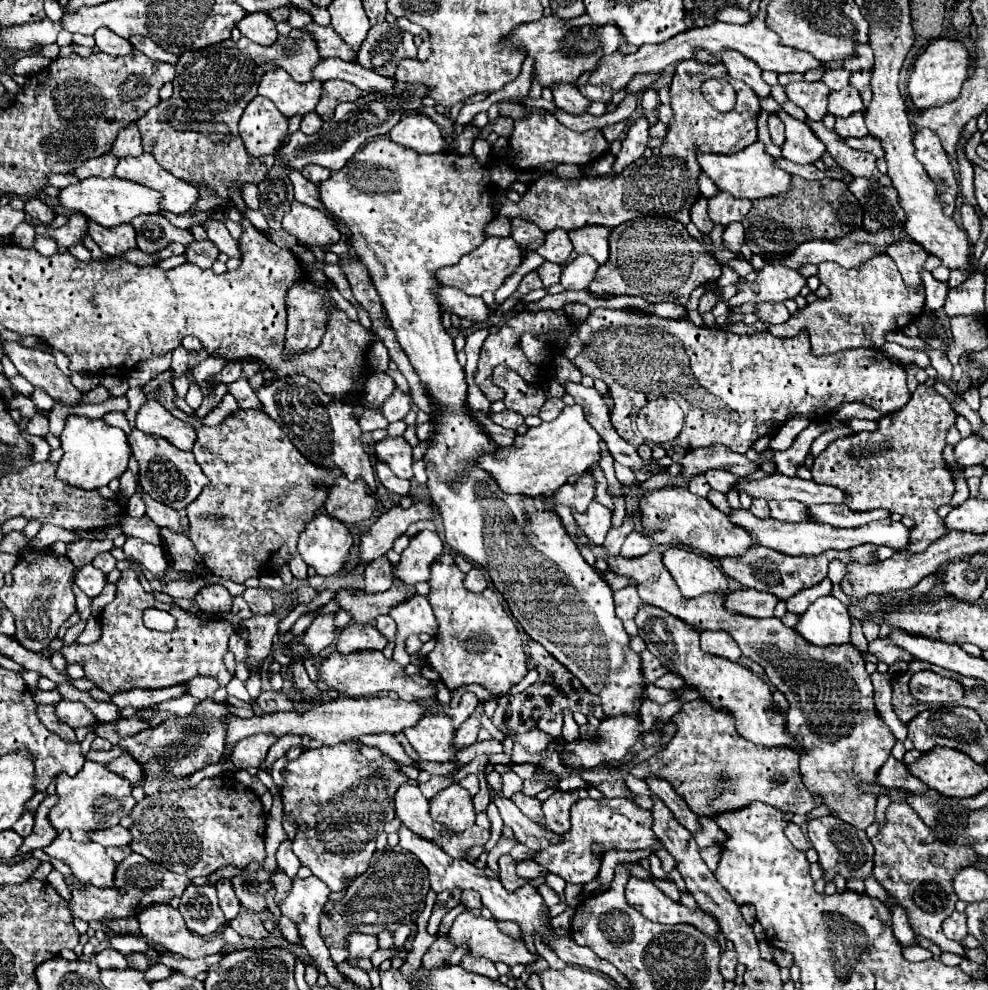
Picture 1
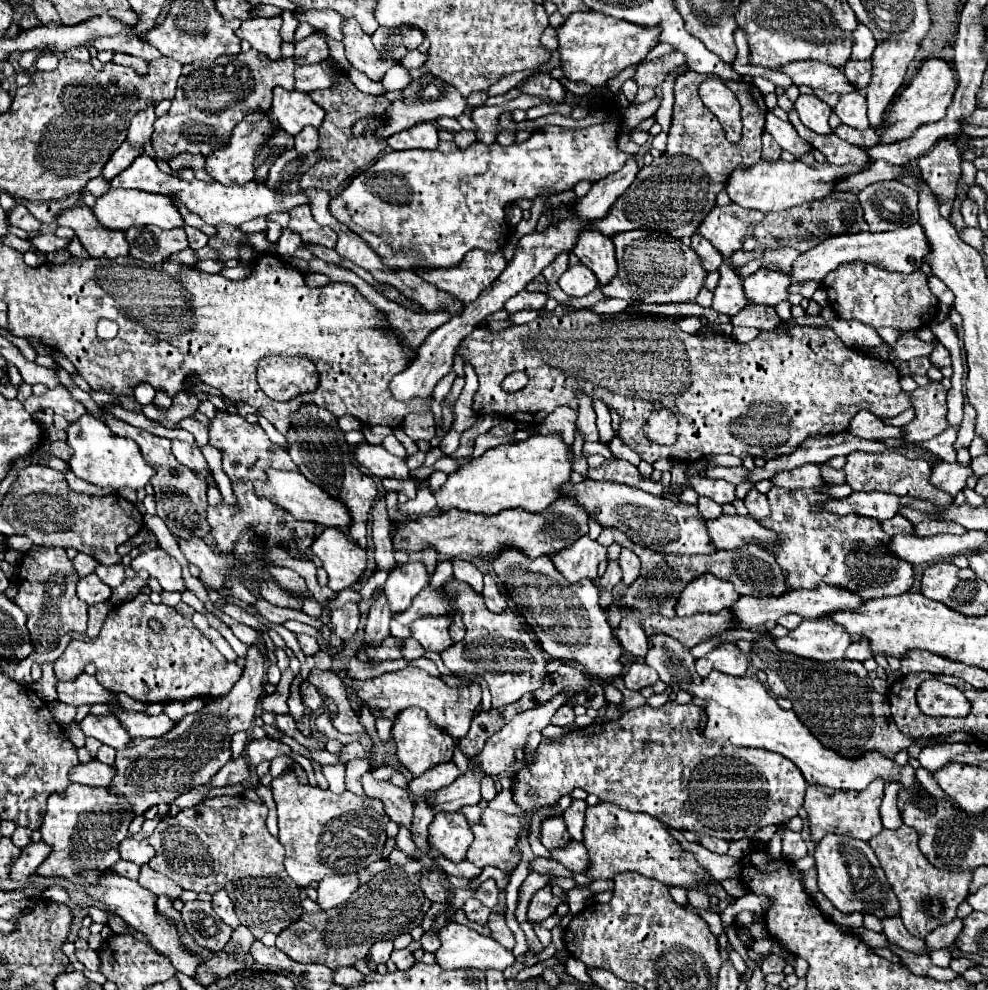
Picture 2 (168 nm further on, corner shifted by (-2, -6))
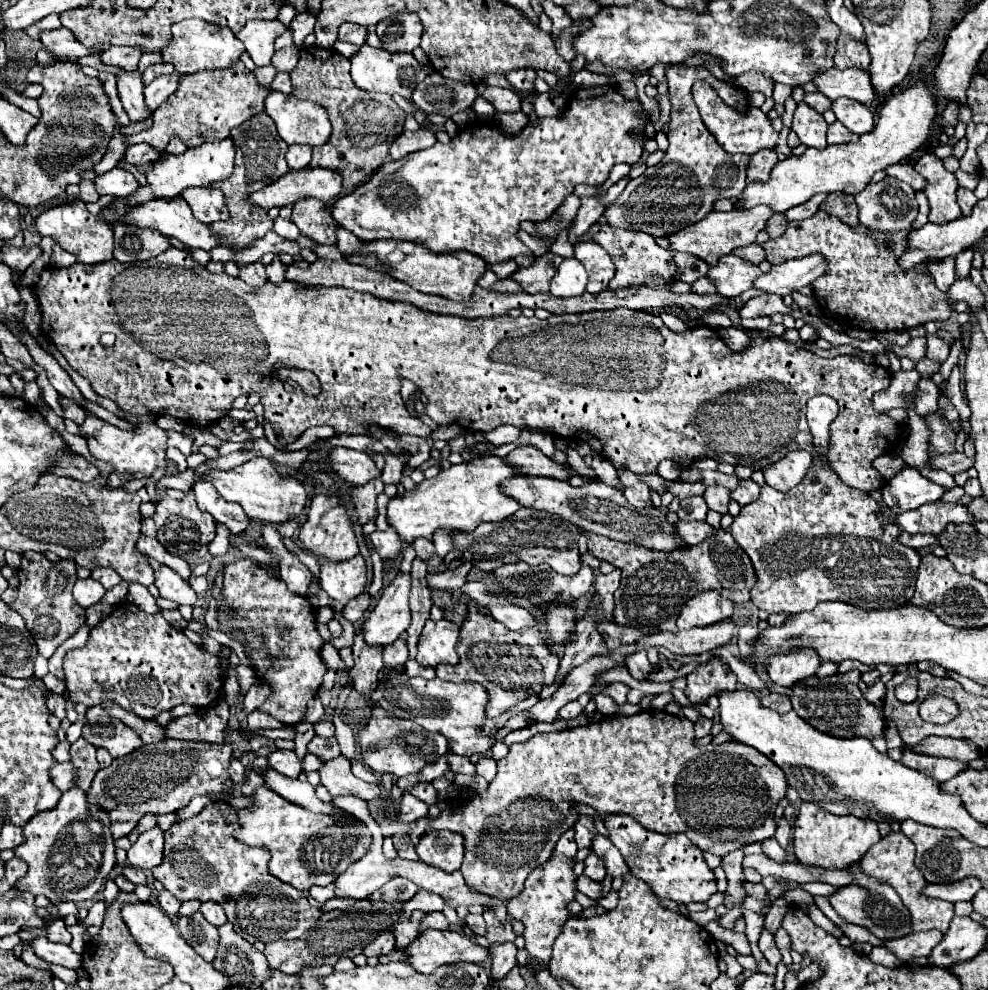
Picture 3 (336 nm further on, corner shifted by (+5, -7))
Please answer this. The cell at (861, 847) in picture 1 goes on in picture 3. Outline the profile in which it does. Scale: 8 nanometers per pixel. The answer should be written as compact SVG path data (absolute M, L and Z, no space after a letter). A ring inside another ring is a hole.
M848 867L848 871L852 871L856 875L856 883L842 887L838 893L830 895L830 903L836 909L836 913L840 917L844 917L846 921L860 925L864 929L868 929L870 933L874 933L880 939L896 939L896 937L906 937L912 933L912 919L910 919L910 911L902 905L898 893L884 883L878 883L874 879L866 879L866 875L862 875L860 867Z

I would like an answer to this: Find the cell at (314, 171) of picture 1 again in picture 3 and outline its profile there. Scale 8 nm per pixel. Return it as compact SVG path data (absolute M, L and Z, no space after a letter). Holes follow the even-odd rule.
M316 45L302 47L298 65L294 71L290 71L290 79L292 95L296 99L320 103L328 111L332 123L332 135L328 143L314 147L310 165L342 171L344 191L354 191L386 163L390 145L404 131L406 113L398 105L376 105L376 97L354 87L350 77L350 59L334 49L320 49Z

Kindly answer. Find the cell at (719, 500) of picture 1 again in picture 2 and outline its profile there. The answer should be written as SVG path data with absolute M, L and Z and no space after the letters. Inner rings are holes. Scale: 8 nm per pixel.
M705 496L699 498L697 508L699 508L699 512L701 512L701 516L703 516L705 520L713 520L713 518L719 518L719 516L723 514L721 506L719 506L717 502L713 502L711 498L705 498Z

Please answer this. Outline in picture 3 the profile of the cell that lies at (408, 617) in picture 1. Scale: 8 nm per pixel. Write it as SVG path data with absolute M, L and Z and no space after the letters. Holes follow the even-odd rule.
M428 619L420 633L416 661L422 667L438 667L440 663L456 665L458 663L456 643L458 643L458 627L454 627L454 623L446 619L440 621Z

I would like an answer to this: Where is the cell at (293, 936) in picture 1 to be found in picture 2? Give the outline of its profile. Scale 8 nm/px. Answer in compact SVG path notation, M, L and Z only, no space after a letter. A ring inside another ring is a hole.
M393 864L389 870L377 872L367 884L359 886L345 904L327 912L301 914L299 920L277 936L277 948L295 962L315 962L339 970L365 960L373 942L395 940L399 934L421 926L429 906L431 900L421 888L421 878L417 874L407 874L399 864Z

